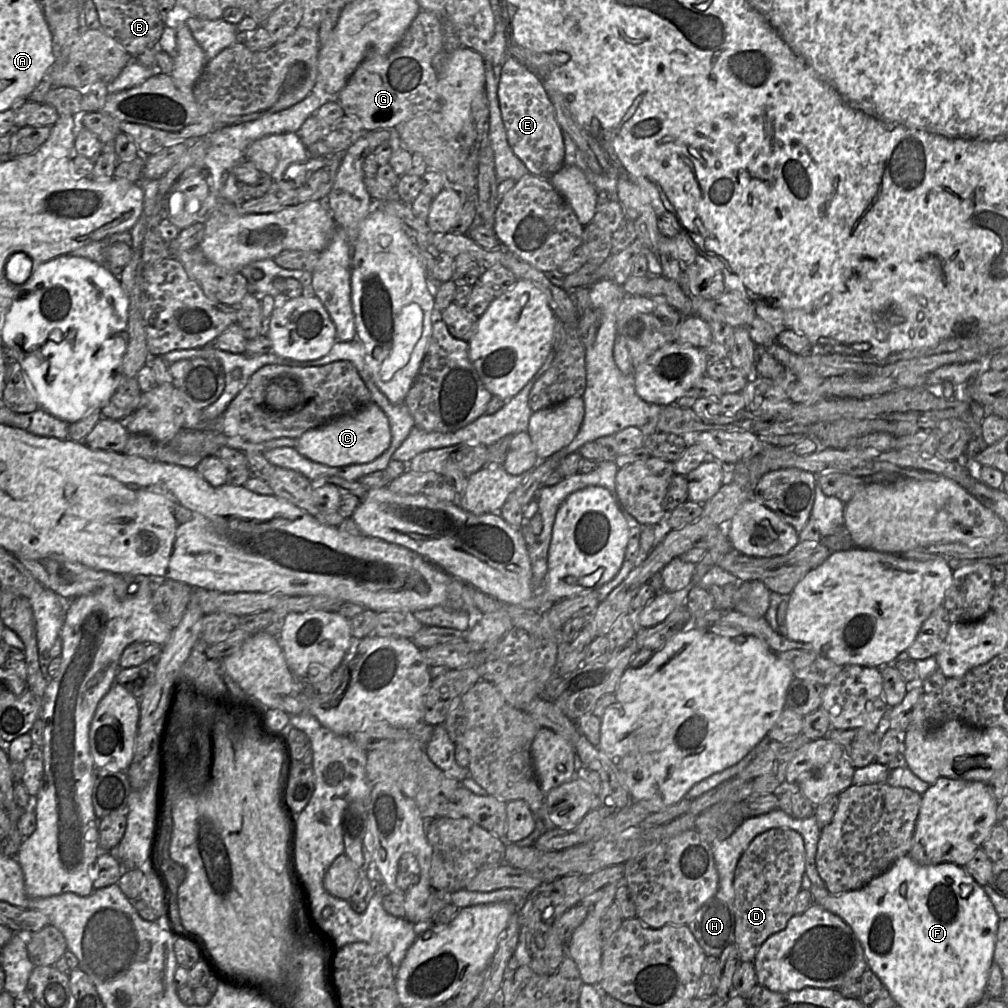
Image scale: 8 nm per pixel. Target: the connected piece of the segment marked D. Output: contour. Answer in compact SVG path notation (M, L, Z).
M783 827L771 828L755 837L740 857L734 875L735 944L742 961L754 963L760 946L769 936L783 930L794 915L796 897L802 889L805 858L805 845L801 834Z

